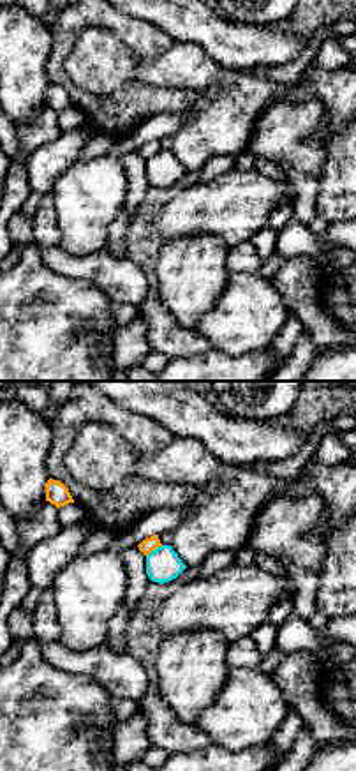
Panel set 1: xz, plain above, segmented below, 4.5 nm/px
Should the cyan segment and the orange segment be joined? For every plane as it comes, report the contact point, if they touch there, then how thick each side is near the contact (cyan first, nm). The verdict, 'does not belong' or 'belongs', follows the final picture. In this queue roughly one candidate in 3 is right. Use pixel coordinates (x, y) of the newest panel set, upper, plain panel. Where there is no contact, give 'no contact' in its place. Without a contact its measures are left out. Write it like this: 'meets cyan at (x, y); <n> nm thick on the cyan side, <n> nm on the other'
meets cyan at (155, 154); 160 nm thick on the cyan side, 70 nm on the other

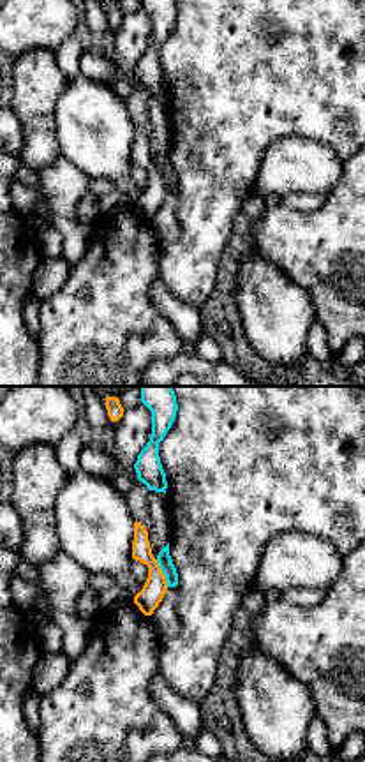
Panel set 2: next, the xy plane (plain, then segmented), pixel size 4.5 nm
meets cyan at (163, 177); 70 nm thick on the cyan side, 110 nm on the other

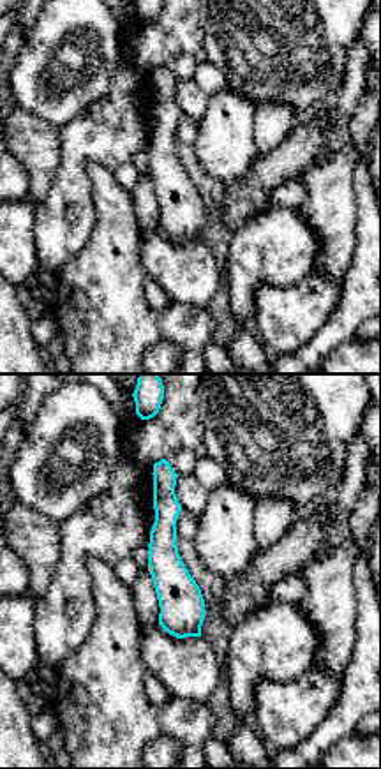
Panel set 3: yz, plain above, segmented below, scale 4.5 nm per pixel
meets cyan at (150, 173); 200 nm thick on the cyan side, 20 nm on the other

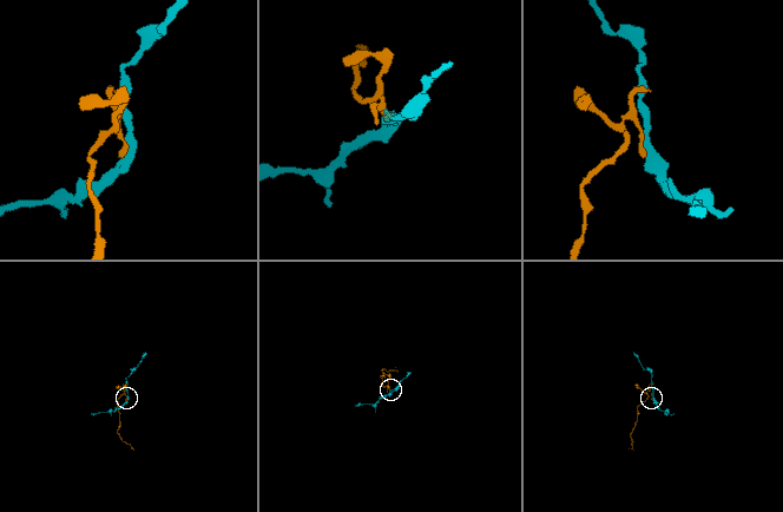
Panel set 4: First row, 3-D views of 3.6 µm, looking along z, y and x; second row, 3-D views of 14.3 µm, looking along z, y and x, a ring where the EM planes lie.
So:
does not belong

